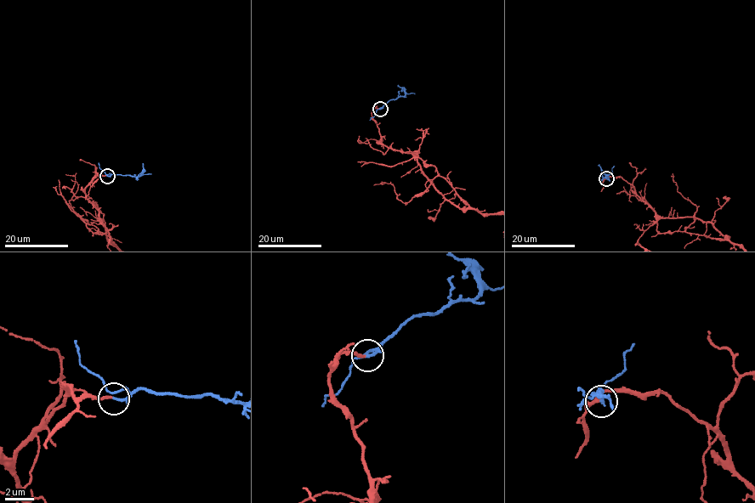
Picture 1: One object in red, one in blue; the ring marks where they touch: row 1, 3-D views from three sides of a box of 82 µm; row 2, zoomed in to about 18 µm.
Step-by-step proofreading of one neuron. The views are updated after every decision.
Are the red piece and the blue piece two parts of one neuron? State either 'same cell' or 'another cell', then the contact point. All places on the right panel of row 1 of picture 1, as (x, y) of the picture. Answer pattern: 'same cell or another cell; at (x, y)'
same cell; at (606, 178)

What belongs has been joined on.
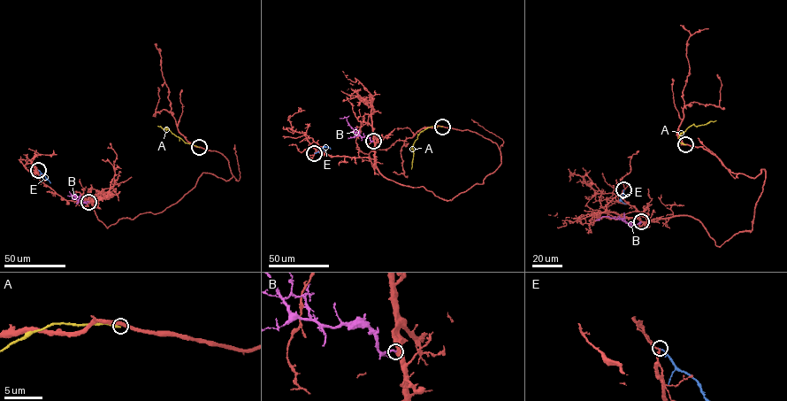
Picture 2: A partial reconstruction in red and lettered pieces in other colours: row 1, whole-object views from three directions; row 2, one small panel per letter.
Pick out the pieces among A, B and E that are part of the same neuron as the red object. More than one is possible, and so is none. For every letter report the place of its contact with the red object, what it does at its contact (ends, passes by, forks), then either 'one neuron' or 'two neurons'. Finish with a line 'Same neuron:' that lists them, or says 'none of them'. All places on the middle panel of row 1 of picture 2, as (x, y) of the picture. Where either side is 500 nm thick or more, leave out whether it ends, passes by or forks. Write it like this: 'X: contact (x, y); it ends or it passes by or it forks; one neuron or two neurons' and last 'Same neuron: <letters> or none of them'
A: contact (442, 127); it ends; two neurons
B: contact (373, 141); it ends; one neuron
E: contact (314, 153); it ends; two neurons
Same neuron: B

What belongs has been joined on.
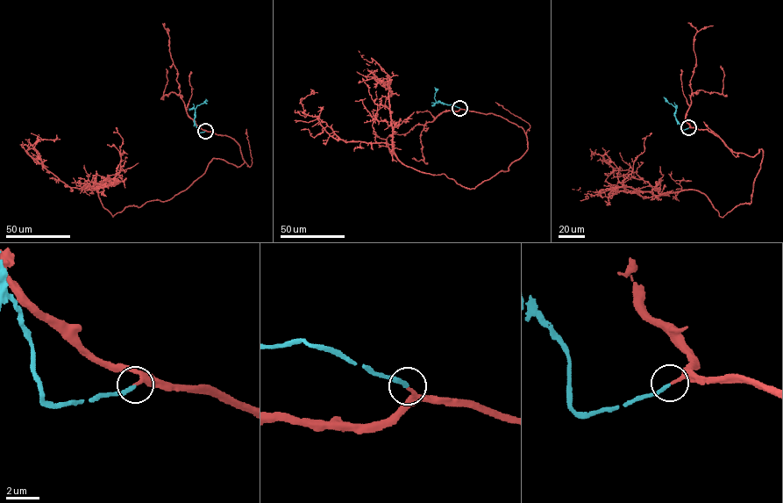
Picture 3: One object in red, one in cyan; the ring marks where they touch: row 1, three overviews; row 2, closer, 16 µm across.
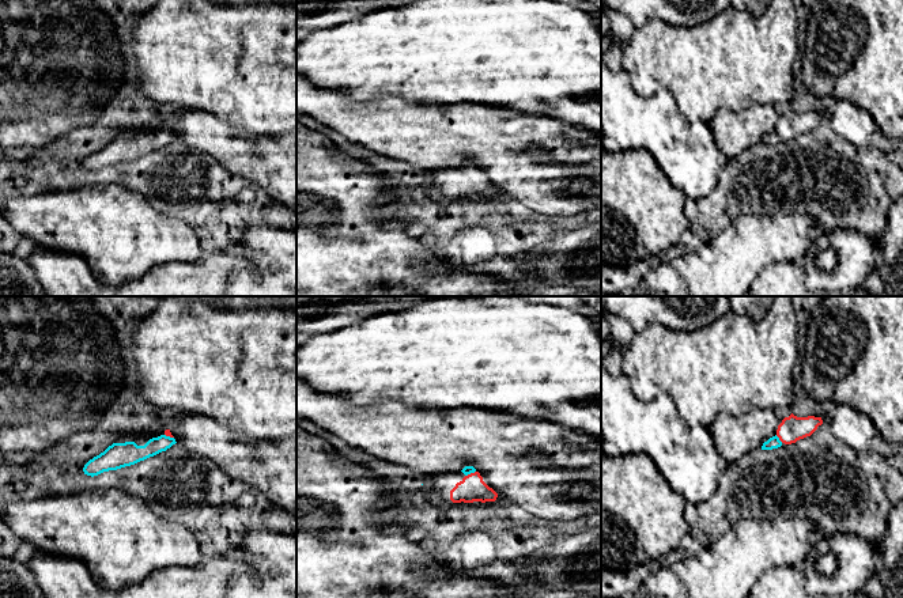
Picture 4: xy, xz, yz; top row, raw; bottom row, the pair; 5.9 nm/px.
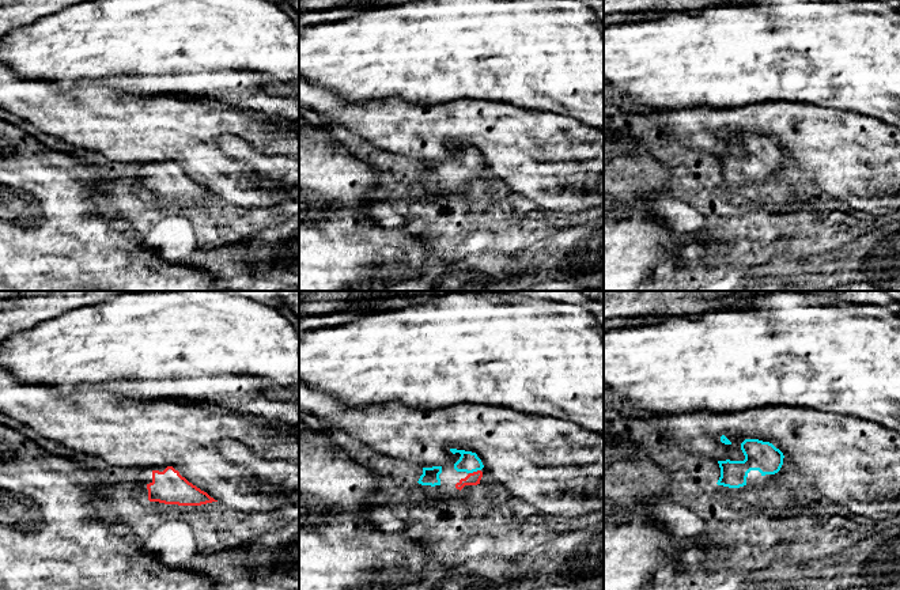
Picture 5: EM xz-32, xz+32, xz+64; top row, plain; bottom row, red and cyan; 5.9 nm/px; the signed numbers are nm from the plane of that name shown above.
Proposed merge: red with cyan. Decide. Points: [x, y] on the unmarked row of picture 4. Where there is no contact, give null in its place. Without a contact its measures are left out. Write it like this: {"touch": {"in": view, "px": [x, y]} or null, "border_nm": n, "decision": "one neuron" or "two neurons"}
{"touch": {"in": "yz", "px": [779, 135]}, "border_nm": 60, "decision": "one neuron"}

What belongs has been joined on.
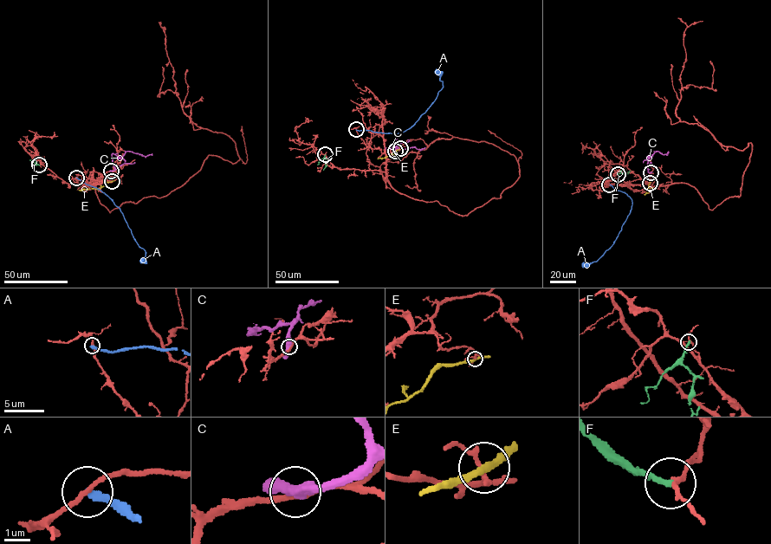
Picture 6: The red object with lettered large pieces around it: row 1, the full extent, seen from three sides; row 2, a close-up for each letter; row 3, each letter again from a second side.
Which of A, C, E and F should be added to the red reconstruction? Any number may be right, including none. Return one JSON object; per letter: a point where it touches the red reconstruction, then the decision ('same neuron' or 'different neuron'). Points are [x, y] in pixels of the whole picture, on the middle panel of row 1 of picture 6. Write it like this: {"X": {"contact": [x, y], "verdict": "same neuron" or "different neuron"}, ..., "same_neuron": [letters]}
{"A": {"contact": [356, 129], "verdict": "different neuron"}, "C": {"contact": [395, 151], "verdict": "different neuron"}, "E": {"contact": [400, 148], "verdict": "different neuron"}, "F": {"contact": [325, 154], "verdict": "different neuron"}, "same_neuron": []}

